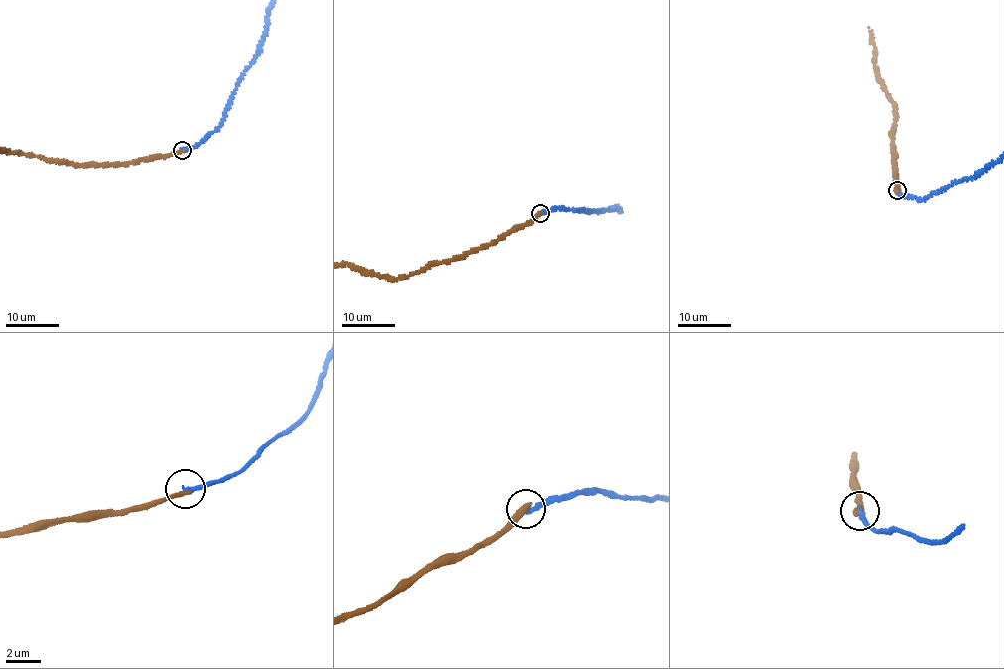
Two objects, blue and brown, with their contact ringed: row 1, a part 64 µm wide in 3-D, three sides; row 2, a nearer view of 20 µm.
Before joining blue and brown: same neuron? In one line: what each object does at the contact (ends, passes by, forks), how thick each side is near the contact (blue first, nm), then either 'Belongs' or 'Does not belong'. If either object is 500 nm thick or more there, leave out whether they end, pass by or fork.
At the ring blue ends. At the ring brown ends. Thickness 260 nm (blue) against 320 nm. Does not belong

